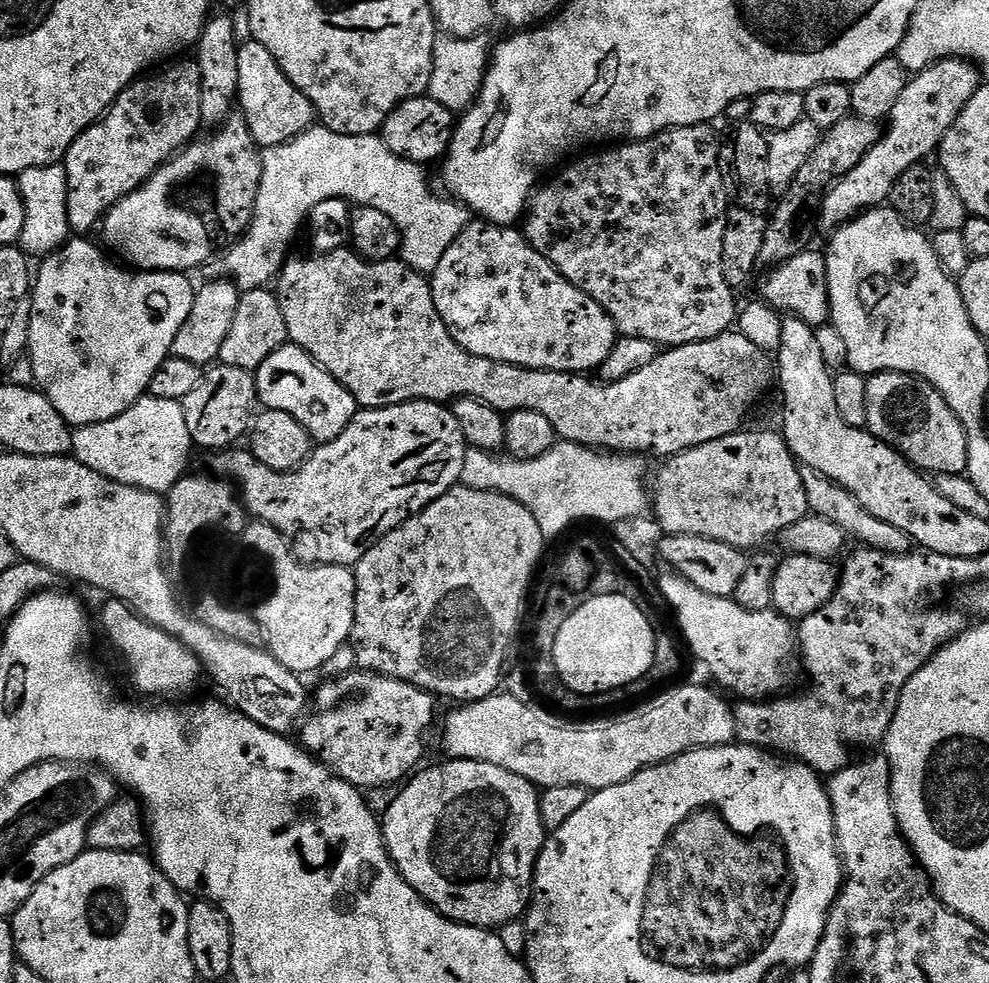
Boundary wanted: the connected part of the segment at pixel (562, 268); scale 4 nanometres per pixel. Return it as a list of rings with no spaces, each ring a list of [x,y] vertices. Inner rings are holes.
[[[709,123],[667,128],[665,132],[656,132],[645,140],[620,142],[603,150],[592,150],[589,156],[574,161],[569,168],[561,167],[549,184],[541,183],[533,191],[526,215],[522,220],[525,238],[530,242],[530,246],[534,246],[534,250],[538,250],[538,254],[542,254],[542,258],[546,258],[546,262],[553,264],[558,274],[562,274],[562,278],[578,286],[578,290],[594,298],[594,302],[598,302],[598,306],[602,306],[602,310],[610,314],[620,336],[646,338],[646,342],[654,342],[661,349],[667,350],[683,344],[718,338],[718,334],[729,331],[735,325],[732,323],[735,322],[736,316],[738,320],[737,293],[730,286],[730,282],[726,282],[726,274],[722,270],[722,242],[726,238],[730,201],[722,182],[720,141],[721,137],[711,129]]]

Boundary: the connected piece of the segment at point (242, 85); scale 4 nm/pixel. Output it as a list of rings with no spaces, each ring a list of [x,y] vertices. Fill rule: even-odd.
[[[251,38],[245,40],[238,50],[236,100],[239,111],[250,126],[252,137],[256,139],[261,149],[290,142],[295,136],[317,123],[316,108],[310,102],[310,98],[306,98],[306,94],[302,94],[302,90],[298,90],[298,86],[294,86],[294,82],[290,82],[286,74],[282,74],[278,62],[274,62],[274,54],[270,54],[266,46]]]

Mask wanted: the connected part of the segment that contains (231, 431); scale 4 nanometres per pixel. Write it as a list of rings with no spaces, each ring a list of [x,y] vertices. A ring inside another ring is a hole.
[[[217,363],[201,375],[198,386],[194,386],[190,394],[186,394],[182,403],[186,414],[186,427],[189,428],[190,438],[197,449],[231,449],[239,445],[236,443],[243,436],[245,439],[249,435],[250,425],[258,408],[256,377],[246,370],[238,370],[238,366]]]

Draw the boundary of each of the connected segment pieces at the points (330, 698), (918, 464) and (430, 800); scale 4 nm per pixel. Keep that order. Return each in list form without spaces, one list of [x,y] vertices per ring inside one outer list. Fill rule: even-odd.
[[[355,671],[326,681],[316,696],[314,692],[314,707],[298,728],[299,743],[355,788],[399,785],[424,756],[424,739],[436,720],[437,697],[398,678]]]
[[[876,372],[867,377],[867,431],[881,444],[895,448],[913,468],[924,474],[958,474],[968,471],[968,435],[962,422],[946,406],[946,398],[918,376],[905,372]]]
[[[449,759],[447,763],[440,764],[437,768],[428,768],[425,772],[417,771],[399,789],[401,792],[397,794],[396,801],[389,806],[388,813],[382,816],[384,845],[387,846],[388,854],[396,863],[396,868],[402,874],[402,878],[406,878],[406,882],[410,882],[414,891],[423,900],[428,901],[436,911],[442,913],[447,920],[455,920],[458,924],[468,924],[471,928],[498,930],[502,925],[509,924],[512,920],[520,920],[527,913],[528,904],[532,901],[532,879],[536,873],[536,863],[541,850],[544,849],[546,839],[546,829],[540,813],[540,792],[536,785],[531,784],[526,778],[522,778],[502,766],[494,766],[490,762]]]

